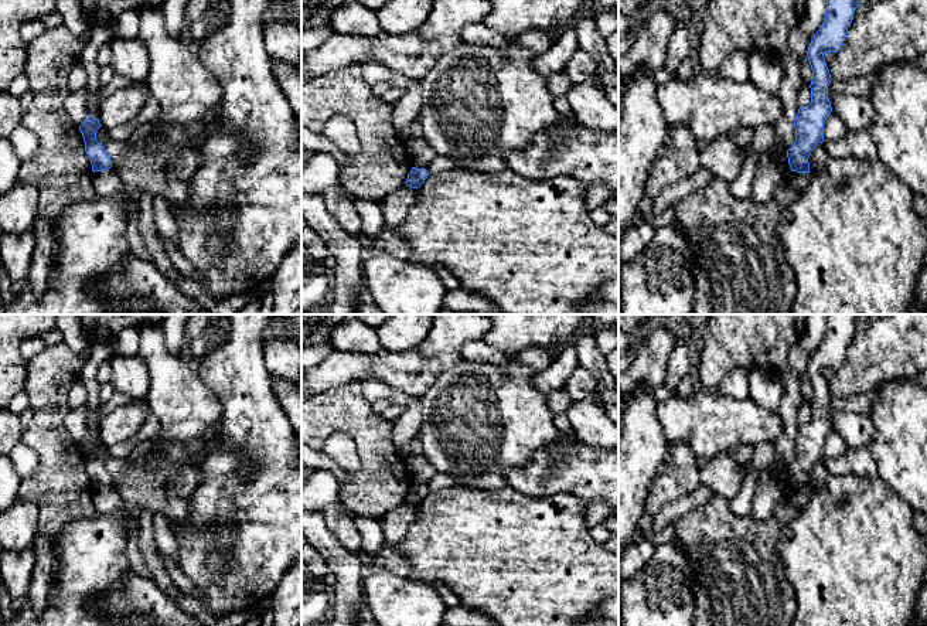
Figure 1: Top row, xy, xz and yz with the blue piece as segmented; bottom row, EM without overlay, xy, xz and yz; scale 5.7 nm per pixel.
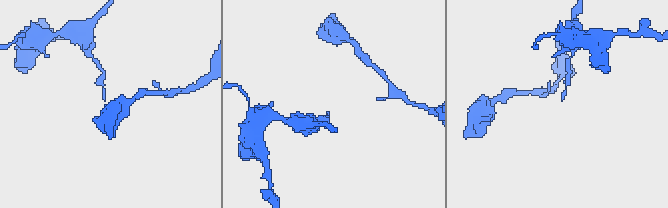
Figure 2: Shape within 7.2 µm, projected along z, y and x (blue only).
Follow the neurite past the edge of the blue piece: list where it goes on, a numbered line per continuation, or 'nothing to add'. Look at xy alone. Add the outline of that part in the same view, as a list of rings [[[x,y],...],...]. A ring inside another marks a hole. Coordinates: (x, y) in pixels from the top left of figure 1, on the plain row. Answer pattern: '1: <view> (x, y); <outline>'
1: xy (106, 500); [[[112,486],[95,489],[92,491],[92,500],[98,514],[109,516],[125,510],[119,493]]]

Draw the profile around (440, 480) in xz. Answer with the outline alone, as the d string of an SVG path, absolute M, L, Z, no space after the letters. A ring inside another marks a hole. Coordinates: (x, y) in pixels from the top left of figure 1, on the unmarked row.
M437 472L426 487L429 491L436 493L453 486L456 486L456 480L451 476Z

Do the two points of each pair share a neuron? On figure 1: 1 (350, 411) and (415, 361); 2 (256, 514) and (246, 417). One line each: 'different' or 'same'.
1: different
2: same

